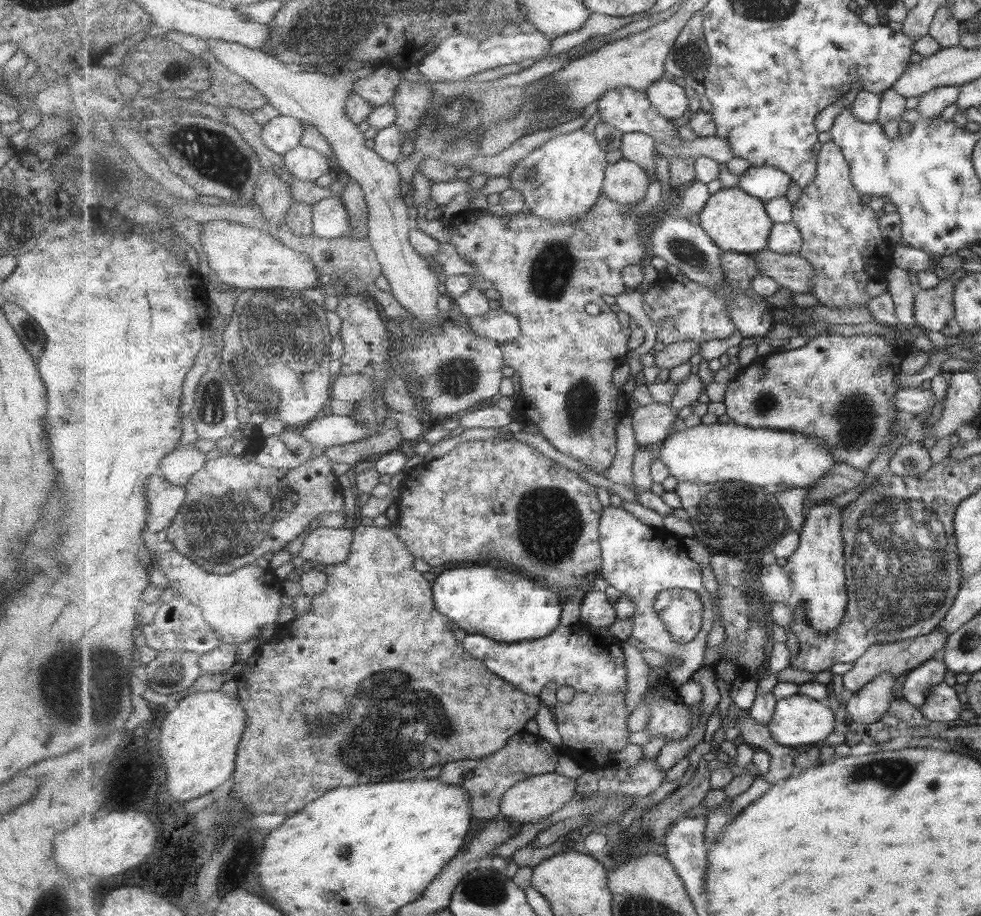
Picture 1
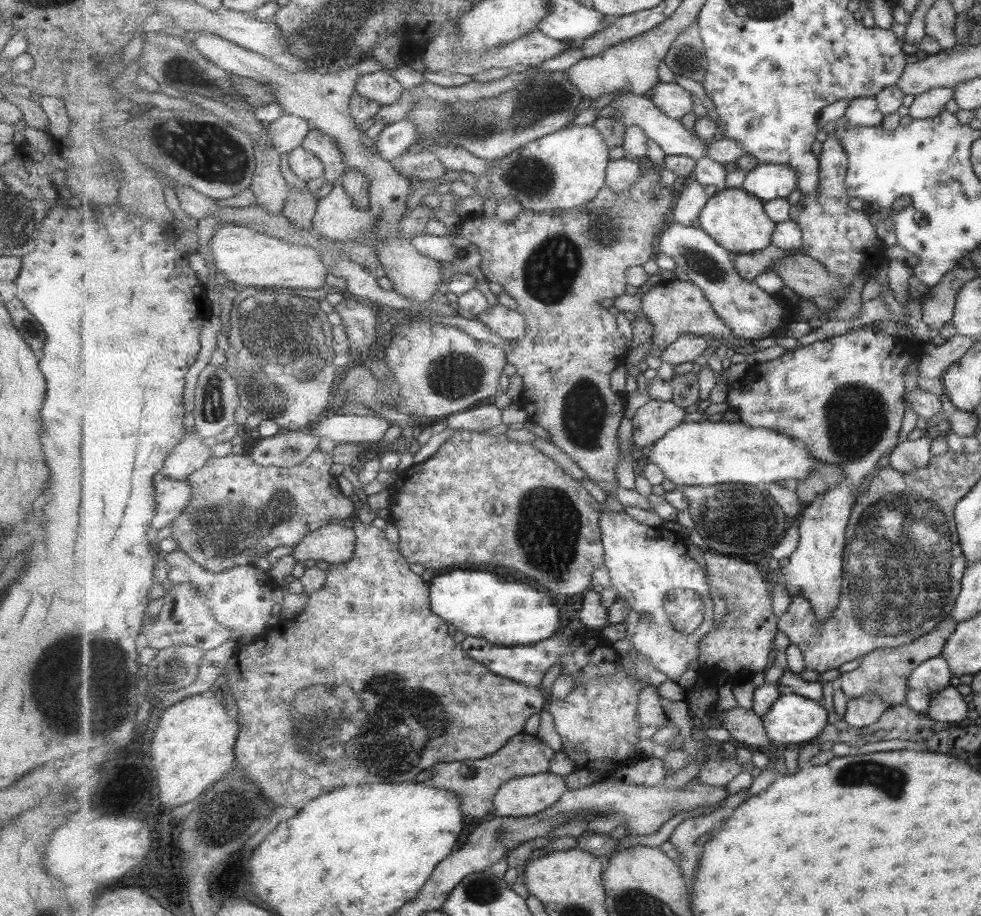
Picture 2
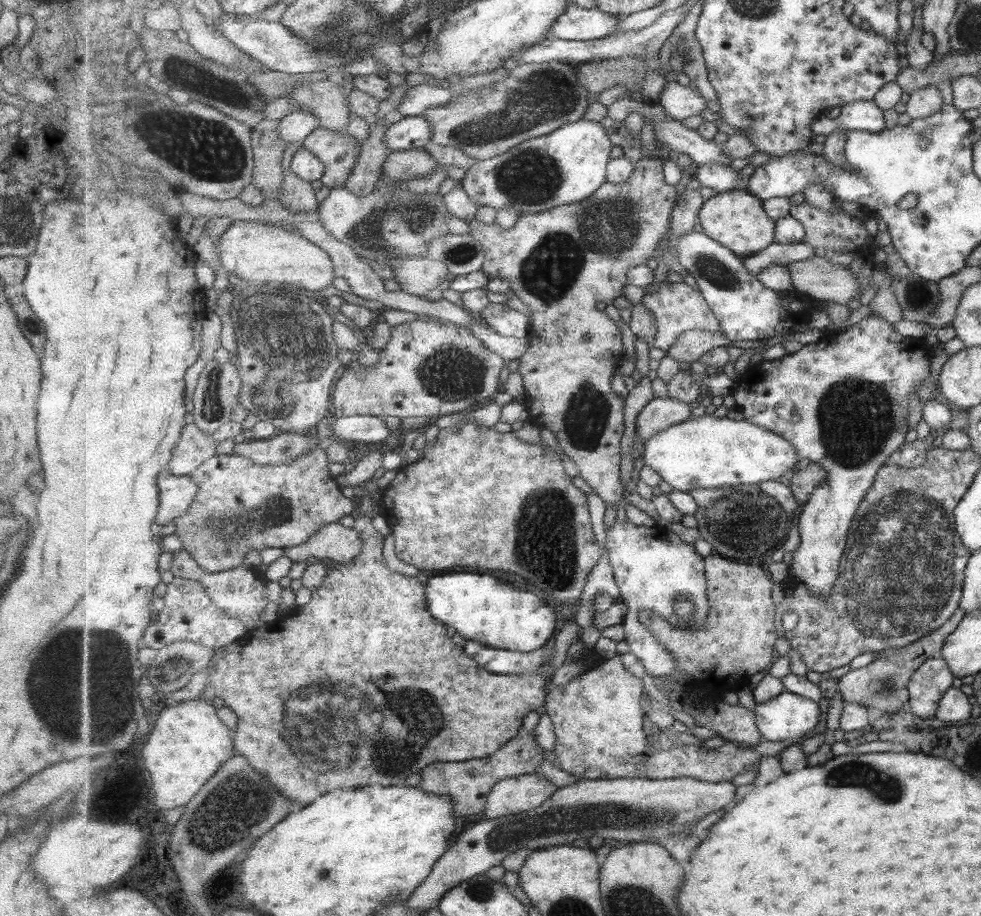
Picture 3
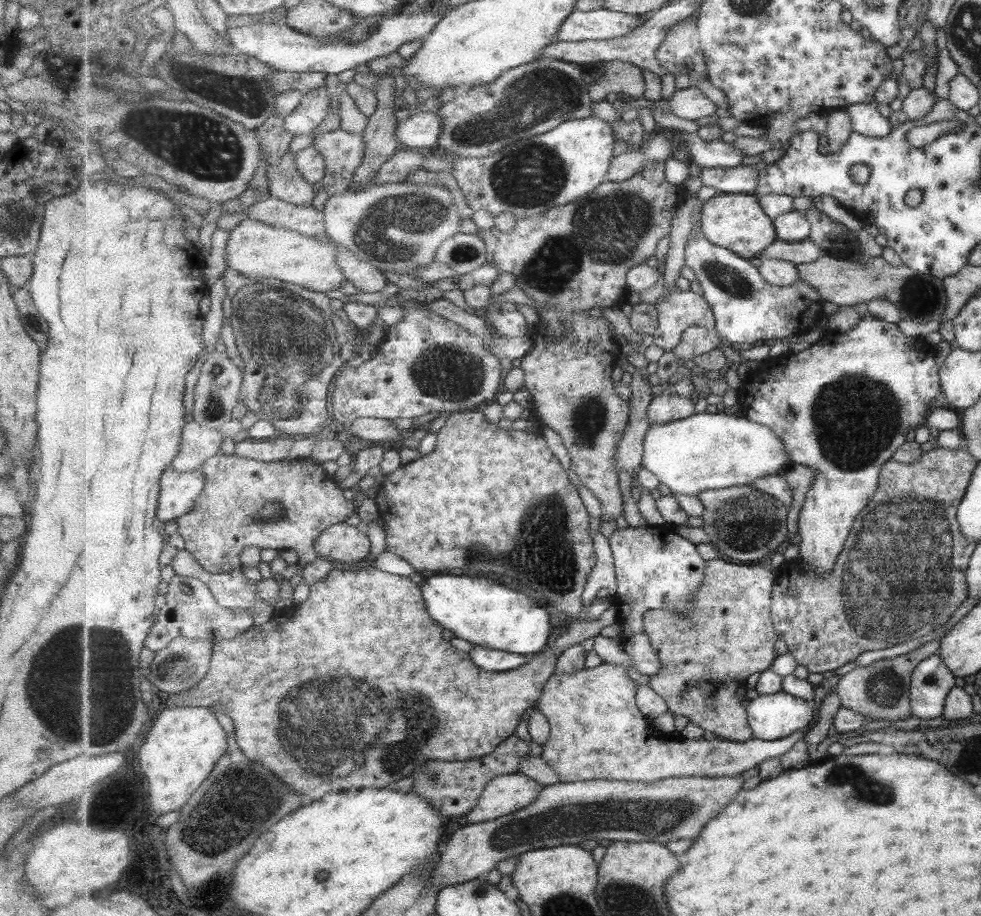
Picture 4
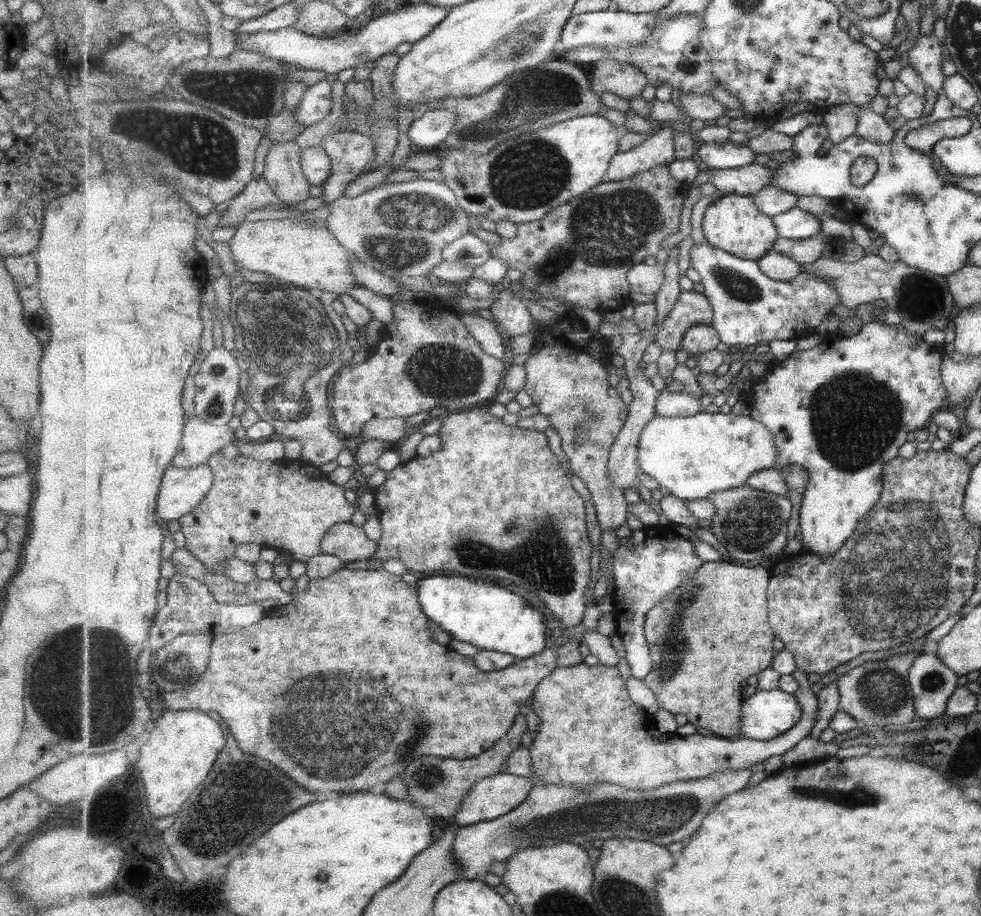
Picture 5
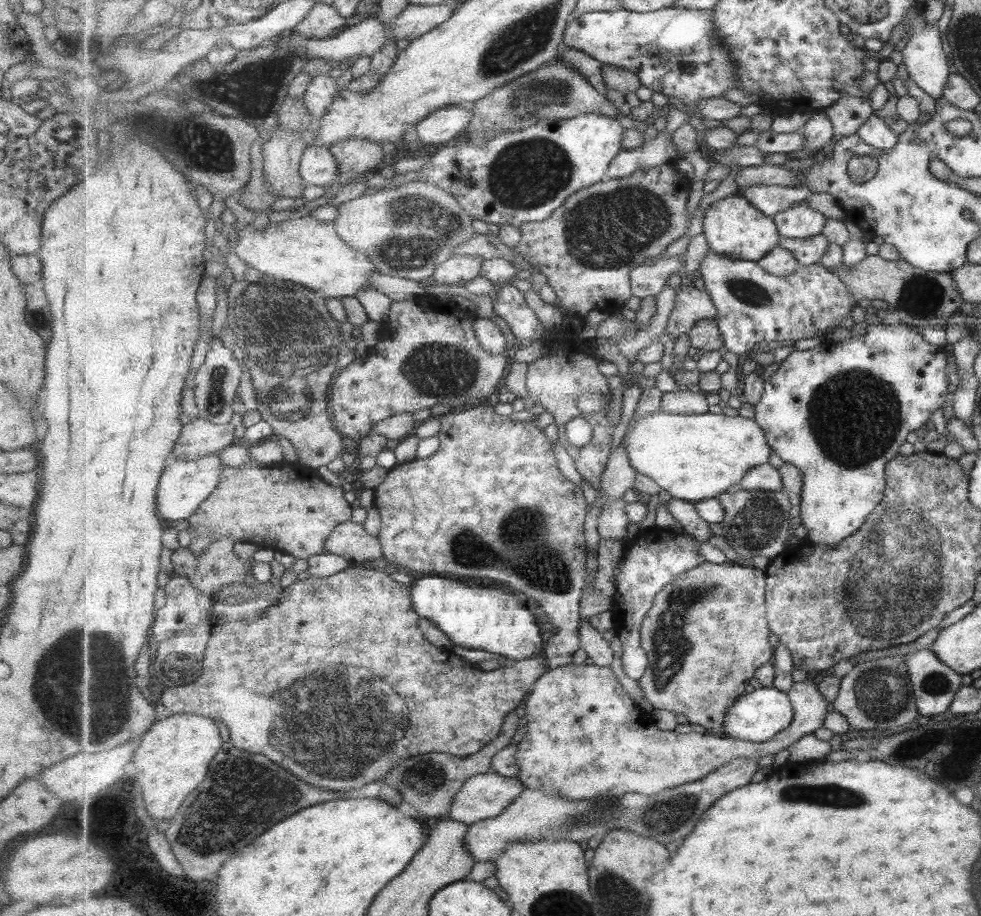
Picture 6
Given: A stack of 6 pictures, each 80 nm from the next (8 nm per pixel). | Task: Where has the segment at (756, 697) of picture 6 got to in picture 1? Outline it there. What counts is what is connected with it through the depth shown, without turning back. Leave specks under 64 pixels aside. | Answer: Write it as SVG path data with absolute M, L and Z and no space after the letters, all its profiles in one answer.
M797 694L778 700L775 716L769 724L772 737L786 747L807 746L811 743L819 746L826 742L836 730L835 711L822 701L815 700L806 694Z

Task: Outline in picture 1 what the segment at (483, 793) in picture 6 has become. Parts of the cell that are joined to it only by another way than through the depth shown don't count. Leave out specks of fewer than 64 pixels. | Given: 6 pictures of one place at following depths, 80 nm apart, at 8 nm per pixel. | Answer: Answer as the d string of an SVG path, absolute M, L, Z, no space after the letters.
M551 772L528 778L513 786L505 793L501 810L508 819L526 825L531 822L539 822L542 818L555 814L564 807L564 804L571 802L578 793L578 782L575 779Z

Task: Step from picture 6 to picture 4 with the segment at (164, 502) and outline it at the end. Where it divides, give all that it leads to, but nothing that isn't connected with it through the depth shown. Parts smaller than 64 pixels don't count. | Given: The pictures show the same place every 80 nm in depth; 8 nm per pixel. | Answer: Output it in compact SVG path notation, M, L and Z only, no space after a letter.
M166 470L161 477L159 526L169 520L176 520L189 514L205 488L205 475L200 470L177 472Z

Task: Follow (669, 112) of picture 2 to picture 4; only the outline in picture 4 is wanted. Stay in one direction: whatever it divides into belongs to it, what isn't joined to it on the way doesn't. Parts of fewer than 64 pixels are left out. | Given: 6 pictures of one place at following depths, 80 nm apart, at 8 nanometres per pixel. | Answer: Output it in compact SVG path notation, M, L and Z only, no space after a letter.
M698 87L677 90L675 96L669 98L668 105L674 115L692 121L714 116L718 108Z

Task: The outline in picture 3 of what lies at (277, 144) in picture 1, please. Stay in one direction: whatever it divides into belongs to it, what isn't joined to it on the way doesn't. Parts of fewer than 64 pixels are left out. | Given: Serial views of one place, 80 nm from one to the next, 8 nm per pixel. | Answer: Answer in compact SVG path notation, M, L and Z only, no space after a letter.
M295 110L279 121L279 133L288 146L294 142L304 142L320 124L319 118L312 112Z

